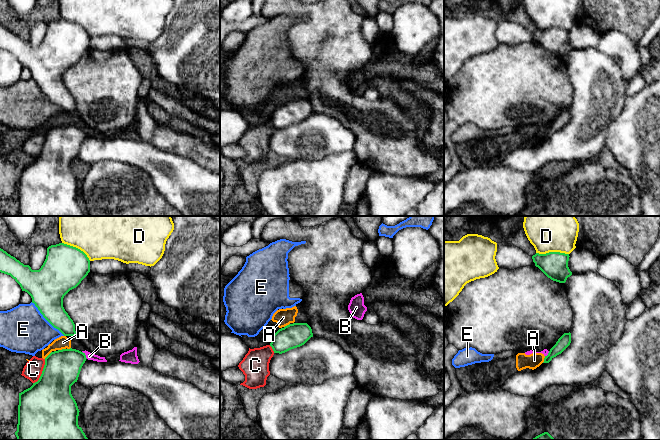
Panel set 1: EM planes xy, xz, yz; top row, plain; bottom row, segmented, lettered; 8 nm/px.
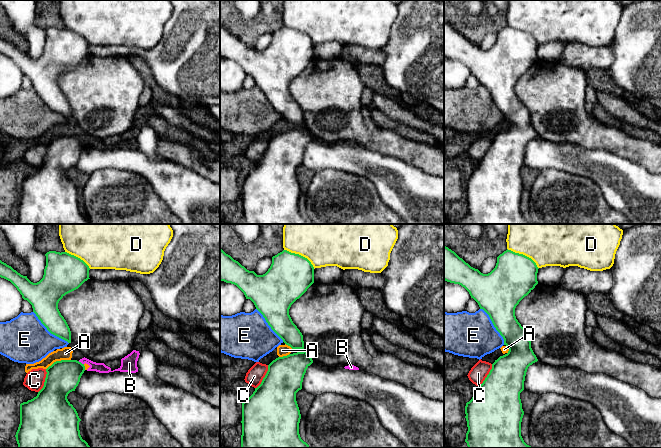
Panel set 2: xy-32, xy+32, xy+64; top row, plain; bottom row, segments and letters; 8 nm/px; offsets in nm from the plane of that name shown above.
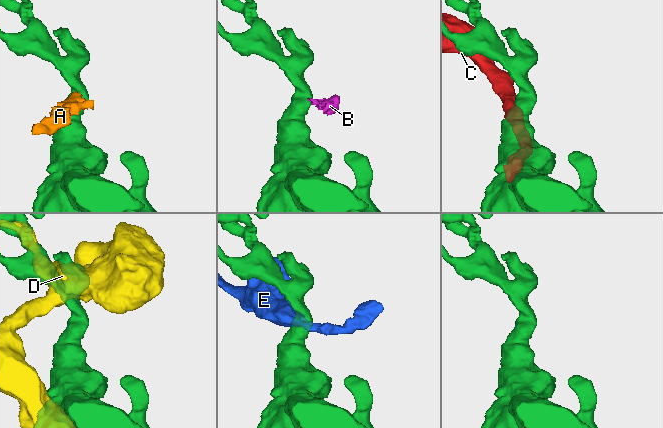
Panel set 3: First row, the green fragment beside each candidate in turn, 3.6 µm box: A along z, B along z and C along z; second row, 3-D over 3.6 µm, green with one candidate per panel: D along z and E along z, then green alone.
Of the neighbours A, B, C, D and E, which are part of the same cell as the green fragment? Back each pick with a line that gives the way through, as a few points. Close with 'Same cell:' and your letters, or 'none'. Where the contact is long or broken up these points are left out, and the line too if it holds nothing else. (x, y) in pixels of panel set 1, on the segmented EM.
Same cell: none

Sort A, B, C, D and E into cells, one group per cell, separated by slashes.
A B / C / D / E

